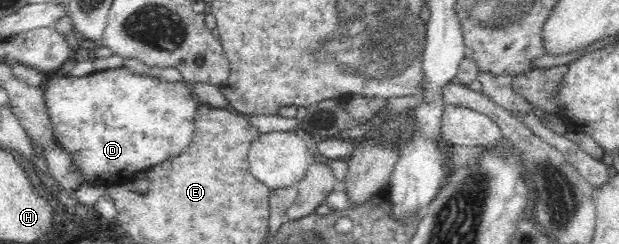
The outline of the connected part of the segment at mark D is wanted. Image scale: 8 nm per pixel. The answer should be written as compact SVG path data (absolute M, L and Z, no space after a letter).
M125 66L83 77L64 76L57 71L55 77L47 81L43 95L55 142L71 156L72 164L82 175L82 183L98 186L131 181L135 173L147 172L157 164L181 155L191 144L196 111L201 104L193 93L193 84L166 82L153 73L138 74Z

